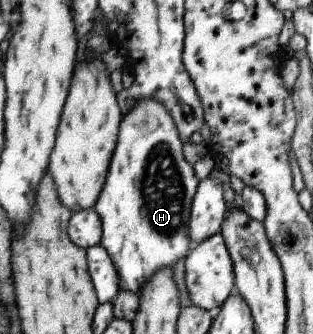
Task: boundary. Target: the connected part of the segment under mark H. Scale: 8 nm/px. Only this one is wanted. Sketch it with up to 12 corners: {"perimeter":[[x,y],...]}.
{"perimeter":[[163,104],[122,114],[93,209],[118,286],[189,253],[198,180]]}

